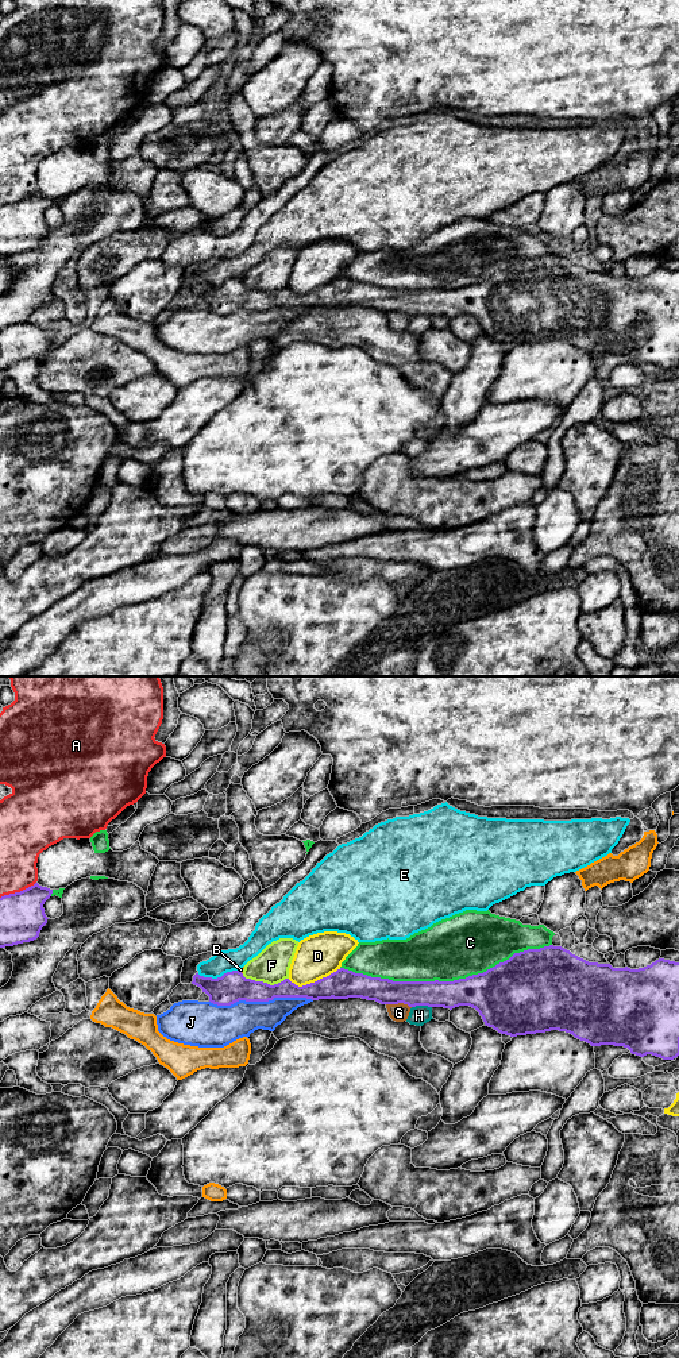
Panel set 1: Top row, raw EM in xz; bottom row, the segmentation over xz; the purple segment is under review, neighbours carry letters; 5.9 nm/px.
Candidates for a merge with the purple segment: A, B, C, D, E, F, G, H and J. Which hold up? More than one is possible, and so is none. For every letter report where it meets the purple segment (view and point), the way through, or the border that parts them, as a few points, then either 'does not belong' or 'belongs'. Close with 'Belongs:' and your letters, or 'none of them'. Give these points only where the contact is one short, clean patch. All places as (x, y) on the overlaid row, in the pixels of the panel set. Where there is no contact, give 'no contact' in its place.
A: contact xz (18, 892); does not belong
B: contact xz (240, 972); does not belong
C: contact xz (446, 982); does not belong
D: contact xz (315, 982); border xz (340, 968), (301, 986), (296, 986), (288, 979); does not belong
E: contact xz (218, 978); border xz (236, 969), (227, 971), (216, 978), (204, 978), (197, 973); does not belong
F: contact xz (265, 983); border xz (242, 973), (246, 978), (270, 984), (288, 979); does not belong
G: contact xz (398, 1002); border xz (386, 1003), (406, 1003), (411, 1007); does not belong
H: contact xz (421, 1005); border xz (431, 1006), (412, 1007); does not belong
J: contact xz (261, 1000); does not belong
Belongs: none of them

